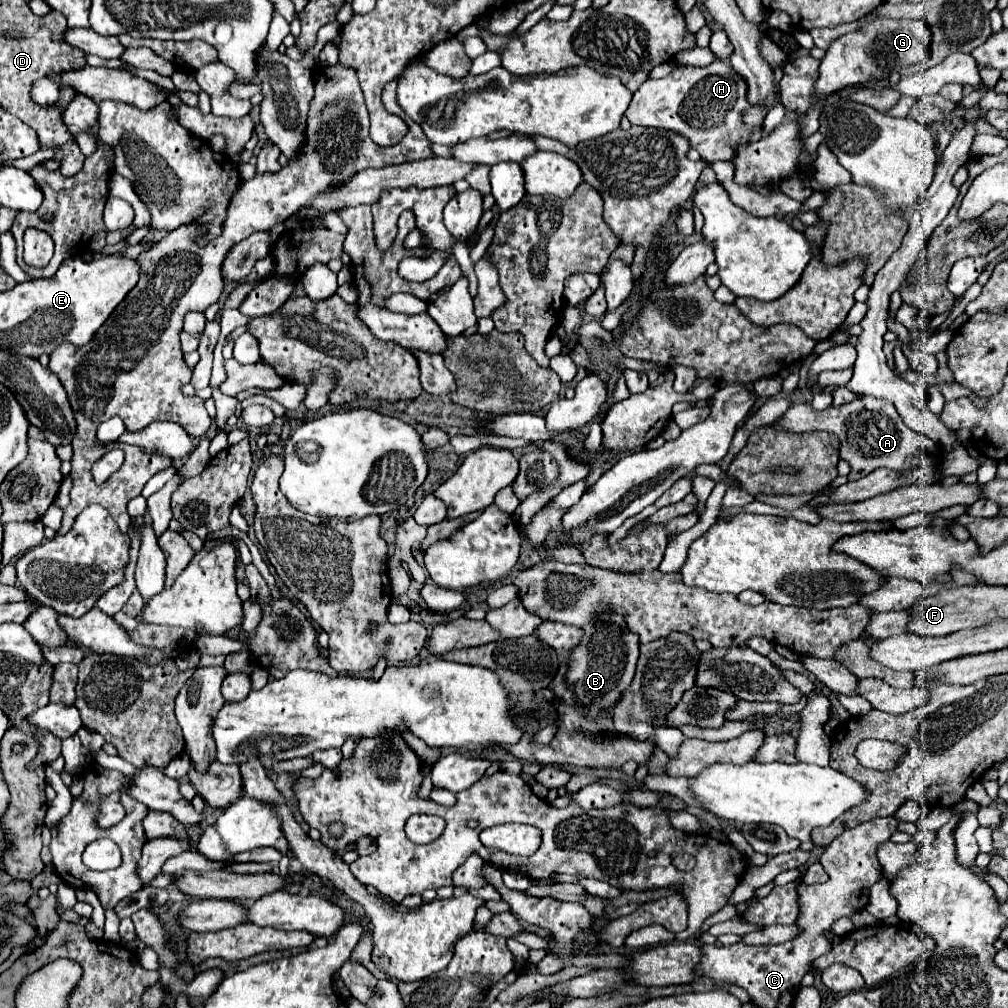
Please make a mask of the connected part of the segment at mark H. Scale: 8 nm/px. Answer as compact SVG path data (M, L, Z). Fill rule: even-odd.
M713 61L707 67L679 65L663 79L645 81L633 93L633 101L625 111L633 125L681 133L705 163L729 161L733 159L733 145L759 141L765 115L765 105L751 105L747 101L747 83L729 61Z

